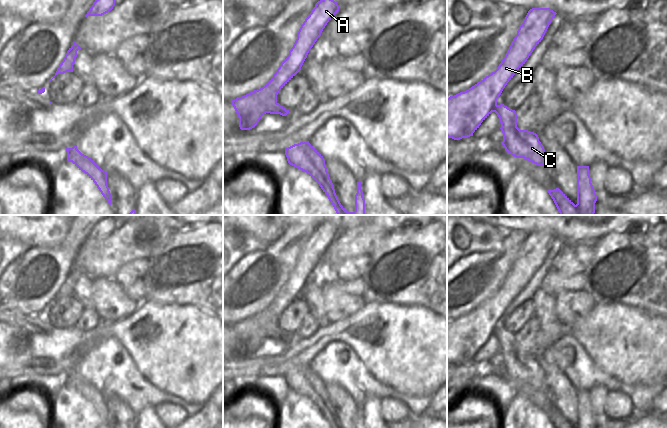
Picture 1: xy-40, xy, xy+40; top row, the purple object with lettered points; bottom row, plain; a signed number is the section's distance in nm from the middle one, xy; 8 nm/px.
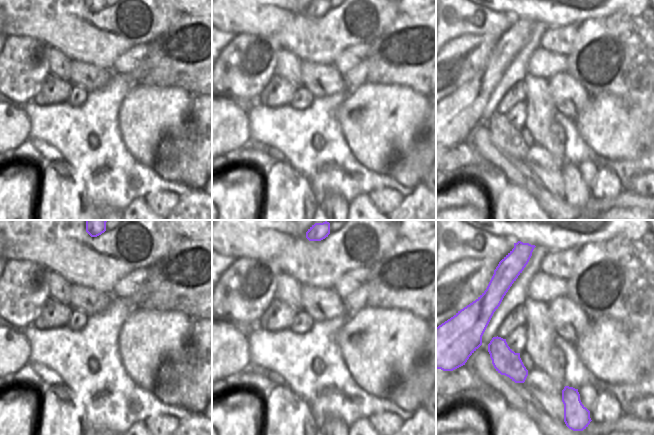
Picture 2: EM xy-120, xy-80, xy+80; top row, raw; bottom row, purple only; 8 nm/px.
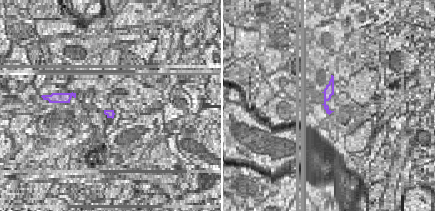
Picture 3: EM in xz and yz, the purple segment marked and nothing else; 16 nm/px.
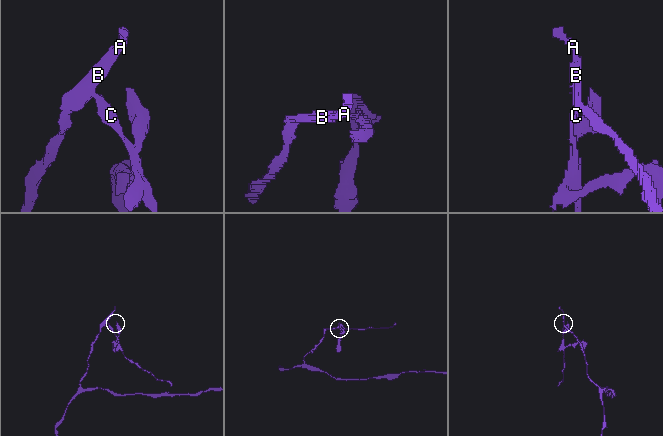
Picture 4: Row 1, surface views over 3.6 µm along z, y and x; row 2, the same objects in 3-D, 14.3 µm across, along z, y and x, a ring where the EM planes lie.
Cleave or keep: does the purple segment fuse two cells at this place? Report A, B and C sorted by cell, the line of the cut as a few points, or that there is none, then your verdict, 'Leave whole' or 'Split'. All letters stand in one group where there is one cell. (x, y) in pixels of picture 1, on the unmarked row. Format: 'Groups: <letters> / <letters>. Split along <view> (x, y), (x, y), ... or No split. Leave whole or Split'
Groups: A B / C. Split along xy (276, 325), (274, 337). Split

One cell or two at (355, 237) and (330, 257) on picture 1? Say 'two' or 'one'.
one

